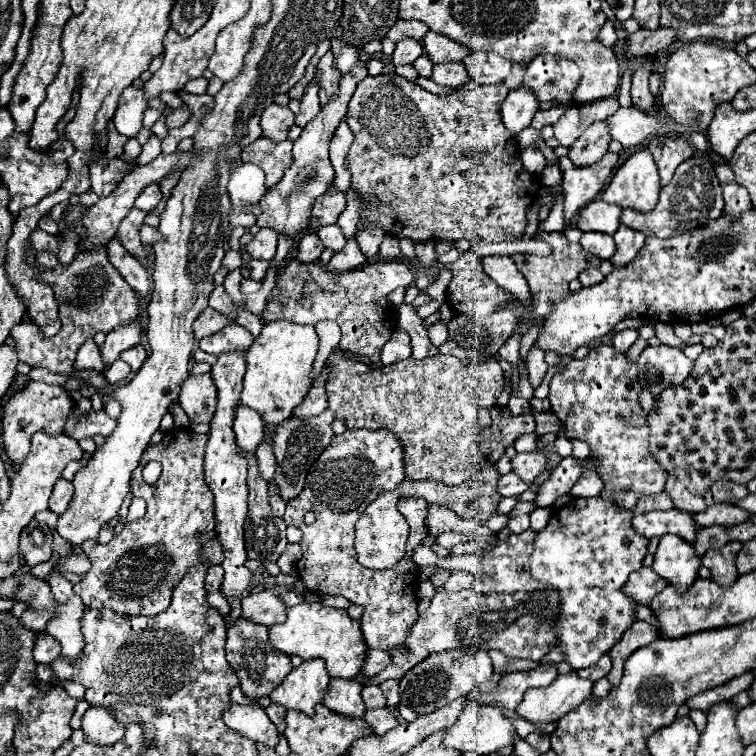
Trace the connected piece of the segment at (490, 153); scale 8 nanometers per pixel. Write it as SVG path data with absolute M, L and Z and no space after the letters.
M380 74L380 76L366 76L366 80L362 80L348 104L348 114L346 114L346 124L350 126L350 132L354 136L354 142L346 154L346 166L350 170L352 176L352 190L356 194L360 194L362 198L362 210L360 210L360 222L356 232L360 232L362 228L370 226L370 224L378 224L384 232L398 236L398 238L408 238L412 242L436 242L436 240L448 240L448 242L456 242L456 240L484 240L484 242L502 242L502 240L516 240L520 236L524 236L526 232L526 214L530 210L530 206L538 200L538 192L540 192L540 176L538 174L530 174L520 160L520 146L516 142L514 136L510 136L506 132L506 128L502 128L502 118L500 118L500 106L504 102L508 94L508 86L506 84L482 84L476 86L474 90L460 90L456 94L450 96L434 96L428 90L424 90L422 86L408 82L406 78L398 76L398 74Z

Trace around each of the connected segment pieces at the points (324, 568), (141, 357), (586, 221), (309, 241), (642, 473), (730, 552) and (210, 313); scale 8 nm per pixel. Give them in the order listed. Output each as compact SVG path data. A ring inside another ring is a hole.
M346 430L334 436L332 444L318 456L314 466L306 476L306 486L302 494L288 502L284 512L284 522L302 530L302 558L296 562L296 572L304 586L316 594L340 594L354 604L364 606L362 632L368 648L402 648L410 628L418 620L418 572L412 554L414 548L422 544L428 536L426 528L426 500L416 496L400 496L397 507L410 524L408 550L394 568L368 570L362 568L354 552L354 524L364 512L364 508L376 500L380 492L394 490L404 474L404 452L402 442L394 432L386 430ZM314 512L316 522L312 526L304 524L304 514Z
M138 344L138 346L130 348L130 350L124 350L124 352L120 354L120 358L132 366L132 372L138 372L140 366L142 366L142 362L146 360L146 348Z
M592 200L578 214L576 226L582 232L614 234L620 226L620 212L622 212L622 208L618 208L614 204L606 204L604 200Z
M304 234L298 242L298 260L302 264L308 264L308 262L316 262L320 258L324 250L324 244L320 242L320 238L316 234Z
M600 344L600 346L594 346L586 358L568 362L564 366L564 370L560 370L552 378L550 396L548 396L548 400L552 404L552 412L564 422L566 434L570 434L572 438L584 440L590 446L590 456L594 456L594 460L598 460L596 472L604 482L604 490L600 492L600 496L626 510L632 510L640 496L662 492L666 478L668 478L666 472L658 466L658 462L652 458L652 454L648 450L650 428L646 424L646 412L642 410L642 406L638 402L640 390L642 388L638 388L636 362L628 360L624 352L614 352L612 344Z
M730 542L720 550L706 552L706 556L702 558L702 564L712 572L712 580L718 586L730 586L738 578L734 560L736 560L736 554L740 552L740 548L742 548L740 542Z
M206 308L206 312L202 312L202 316L198 316L198 320L194 322L194 336L196 336L196 340L202 340L206 336L220 332L230 322L232 322L230 318L216 312L214 308Z

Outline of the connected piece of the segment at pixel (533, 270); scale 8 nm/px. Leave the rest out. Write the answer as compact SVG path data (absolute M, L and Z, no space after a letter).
M538 230L536 238L546 242L552 248L552 254L548 258L540 258L536 254L512 254L510 258L516 262L518 270L524 274L528 286L530 286L530 302L532 302L532 310L536 316L544 316L546 312L550 312L550 308L568 292L568 282L572 278L576 278L582 270L589 267L599 267L602 260L598 259L586 252L579 243L567 241L562 232L544 232Z

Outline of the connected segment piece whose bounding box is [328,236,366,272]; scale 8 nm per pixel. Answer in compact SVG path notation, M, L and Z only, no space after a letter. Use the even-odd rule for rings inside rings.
M350 236L350 238L346 238L346 248L342 248L342 252L336 252L332 256L328 268L334 272L346 272L346 270L354 270L362 264L366 264L366 256L360 252L354 236Z

